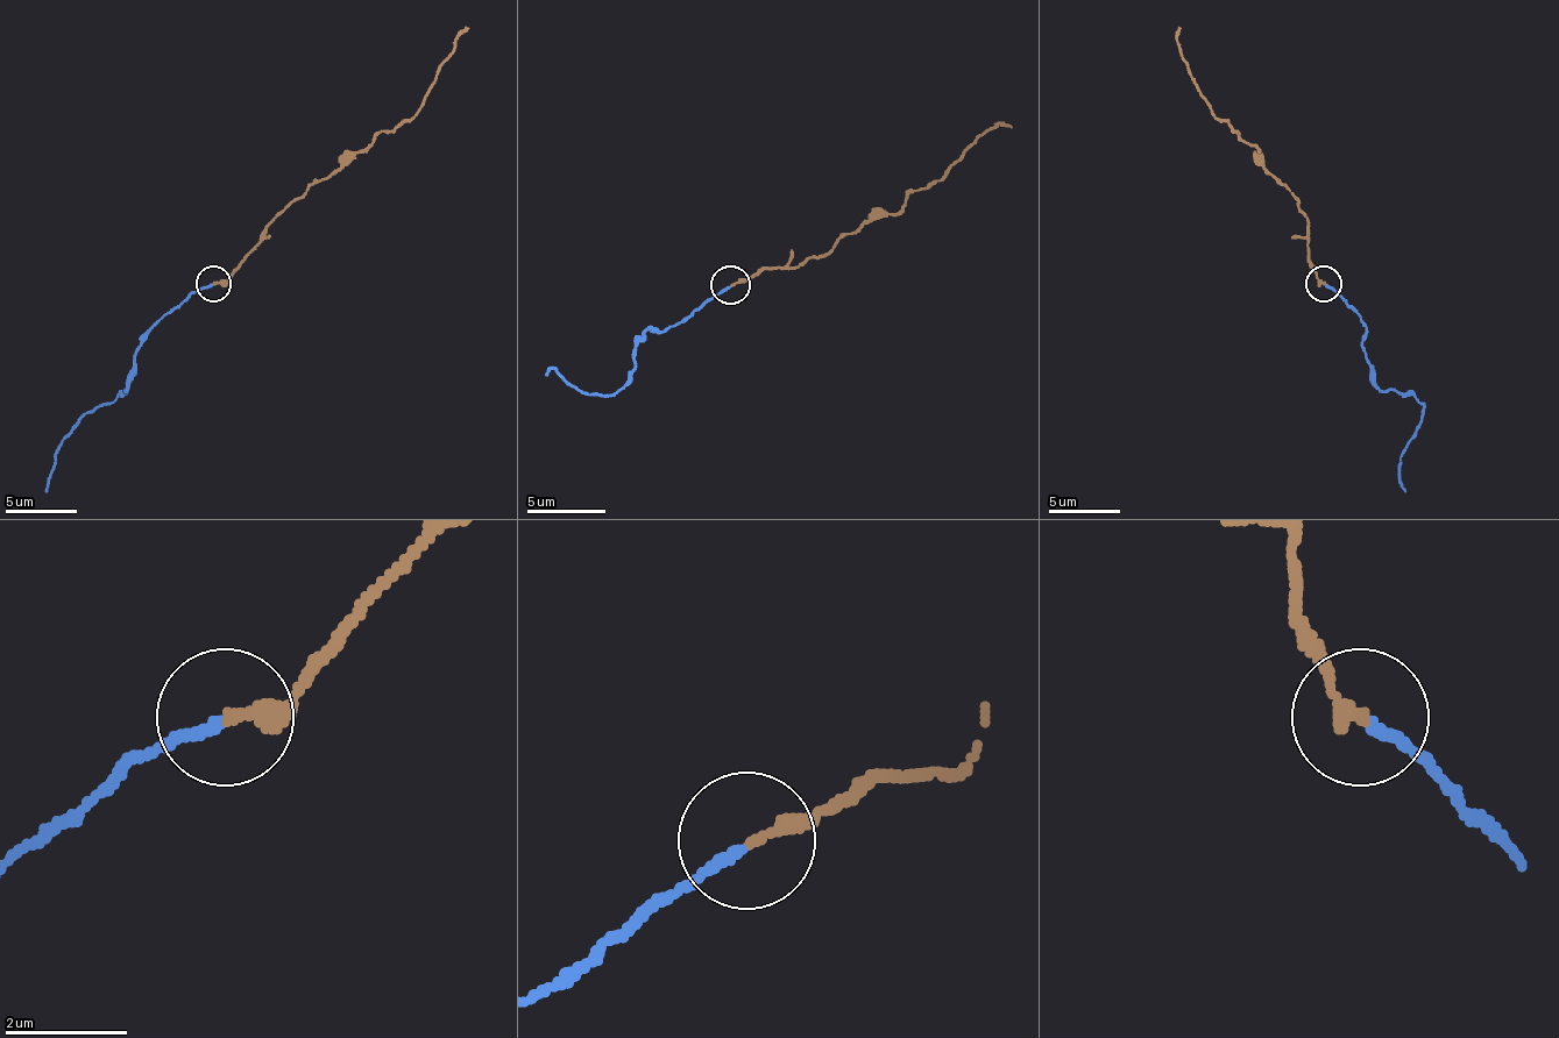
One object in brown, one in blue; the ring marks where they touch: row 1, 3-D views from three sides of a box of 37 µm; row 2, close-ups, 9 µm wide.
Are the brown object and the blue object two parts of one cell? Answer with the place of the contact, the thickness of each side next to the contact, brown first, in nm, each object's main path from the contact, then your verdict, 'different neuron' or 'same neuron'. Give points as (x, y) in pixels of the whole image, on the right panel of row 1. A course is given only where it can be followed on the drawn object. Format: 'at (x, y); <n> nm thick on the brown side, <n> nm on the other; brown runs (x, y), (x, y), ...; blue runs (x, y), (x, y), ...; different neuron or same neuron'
at (1323, 283); 280 nm thick on the brown side, 170 nm on the other; brown runs (1323, 284), (1308, 260), (1308, 220), (1297, 198), (1258, 153), (1212, 109), (1176, 37), (1180, 27); blue runs (1326, 284), (1361, 320), (1369, 377), (1383, 391), (1408, 391), (1422, 405), (1418, 431), (1401, 452), (1404, 491); same neuron

